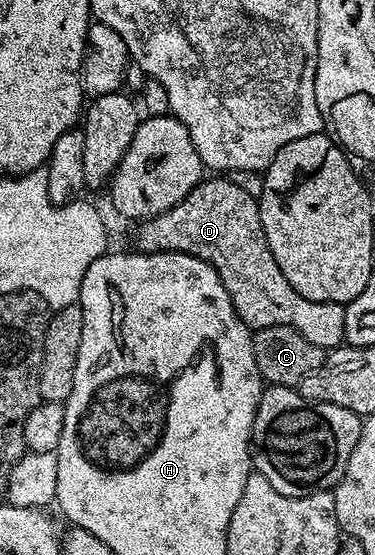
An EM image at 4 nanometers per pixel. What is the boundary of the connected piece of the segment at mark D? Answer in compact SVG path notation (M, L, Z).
M214 174L211 177L211 180L199 180L198 185L180 203L164 210L164 214L141 221L137 225L138 233L134 236L133 247L140 252L187 252L189 256L195 256L211 264L216 274L220 274L220 282L224 282L224 290L228 290L228 298L232 298L236 314L251 330L286 324L304 334L304 338L308 338L312 346L320 346L324 350L343 347L346 339L345 307L332 302L312 302L296 294L288 278L284 278L284 270L280 270L280 266L276 266L276 258L272 258L272 250L264 238L256 197L248 194L225 175Z

